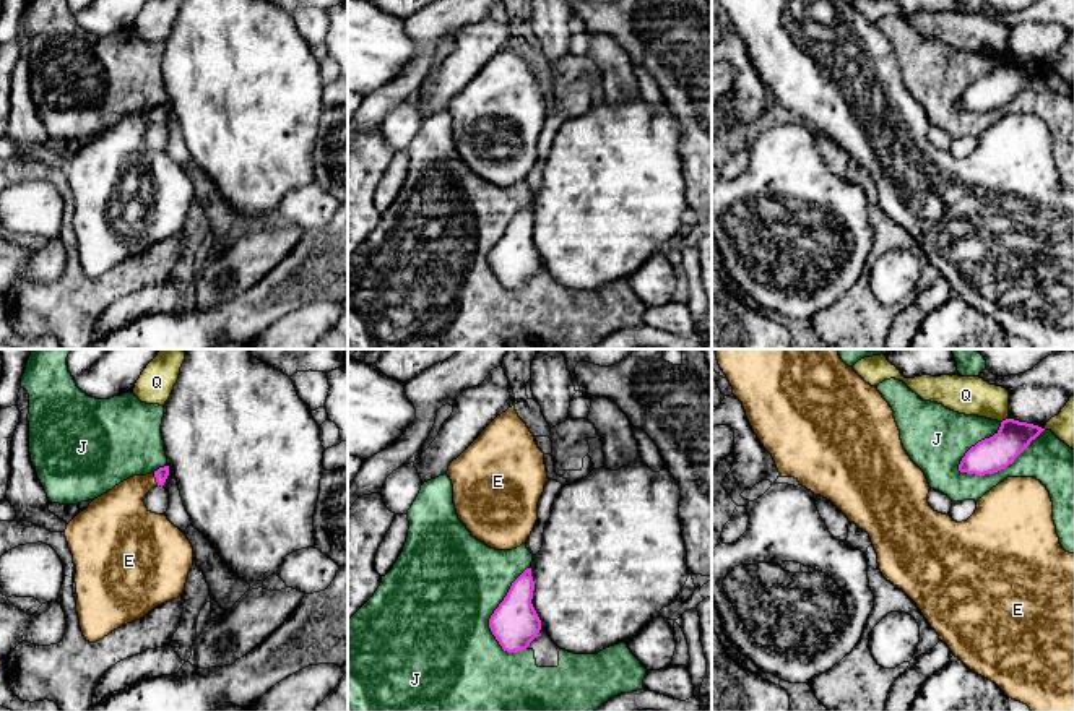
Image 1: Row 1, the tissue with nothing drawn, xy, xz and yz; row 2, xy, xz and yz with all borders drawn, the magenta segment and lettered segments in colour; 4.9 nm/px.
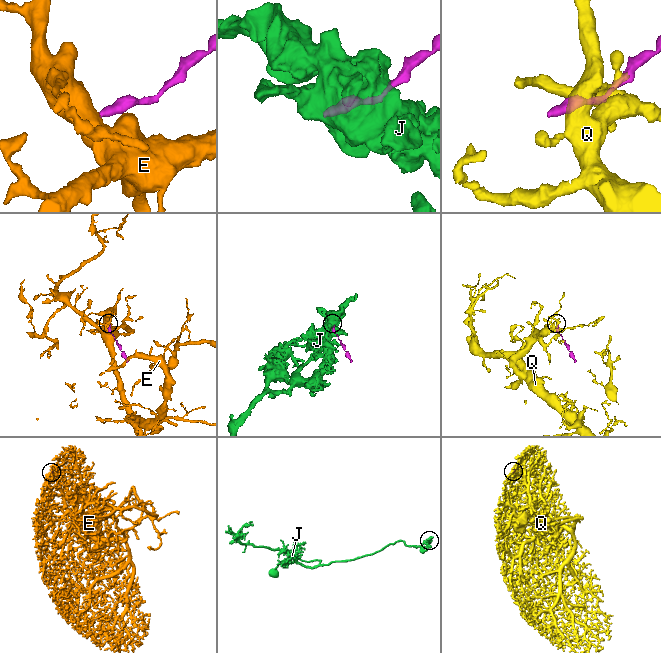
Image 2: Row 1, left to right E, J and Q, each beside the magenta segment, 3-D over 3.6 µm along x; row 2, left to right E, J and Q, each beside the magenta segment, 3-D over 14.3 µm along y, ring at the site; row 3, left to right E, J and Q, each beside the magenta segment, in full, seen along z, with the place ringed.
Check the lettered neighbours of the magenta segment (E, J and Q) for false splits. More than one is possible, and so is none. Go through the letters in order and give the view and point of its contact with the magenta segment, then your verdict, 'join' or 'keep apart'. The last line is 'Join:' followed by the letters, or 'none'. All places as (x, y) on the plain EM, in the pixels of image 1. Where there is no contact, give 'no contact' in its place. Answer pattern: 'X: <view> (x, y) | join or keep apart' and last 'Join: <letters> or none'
E: xy (156, 116) | join
J: yz (1001, 104) | keep apart
Q: yz (1003, 57) | keep apart
Join: E

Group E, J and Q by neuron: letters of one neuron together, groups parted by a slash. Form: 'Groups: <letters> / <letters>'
Groups: E / J / Q

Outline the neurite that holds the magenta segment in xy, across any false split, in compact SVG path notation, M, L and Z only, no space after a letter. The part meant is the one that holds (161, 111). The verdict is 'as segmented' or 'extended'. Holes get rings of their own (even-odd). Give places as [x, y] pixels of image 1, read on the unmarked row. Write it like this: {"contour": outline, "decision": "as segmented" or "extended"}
{"contour": "M169 102L133 112L67 161L76 201L76 248L89 279L143 255L185 226L193 183L166 151L151 149L143 138L167 112Z", "decision": "extended"}

